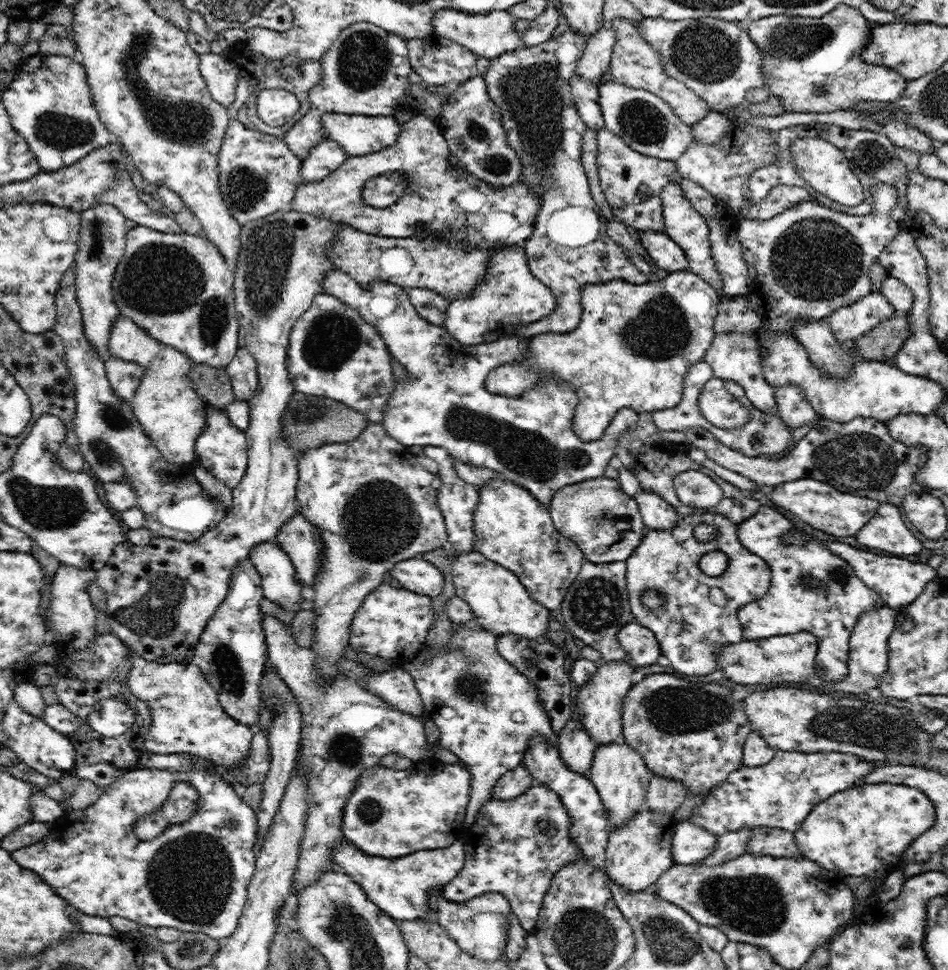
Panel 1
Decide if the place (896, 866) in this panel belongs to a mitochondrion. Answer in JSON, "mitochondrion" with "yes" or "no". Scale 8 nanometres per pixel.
{"mitochondrion":"no"}

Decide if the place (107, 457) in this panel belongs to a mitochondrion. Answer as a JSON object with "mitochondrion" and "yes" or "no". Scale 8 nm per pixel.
{"mitochondrion":"yes"}

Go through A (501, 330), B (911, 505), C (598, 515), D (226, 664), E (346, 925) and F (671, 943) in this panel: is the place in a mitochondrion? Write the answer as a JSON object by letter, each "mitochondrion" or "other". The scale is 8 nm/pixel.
{"A":"other","B":"other","C":"mitochondrion","D":"mitochondrion","E":"mitochondrion","F":"mitochondrion"}

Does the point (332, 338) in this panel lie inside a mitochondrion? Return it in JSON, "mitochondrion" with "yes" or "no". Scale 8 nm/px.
{"mitochondrion":"yes"}

